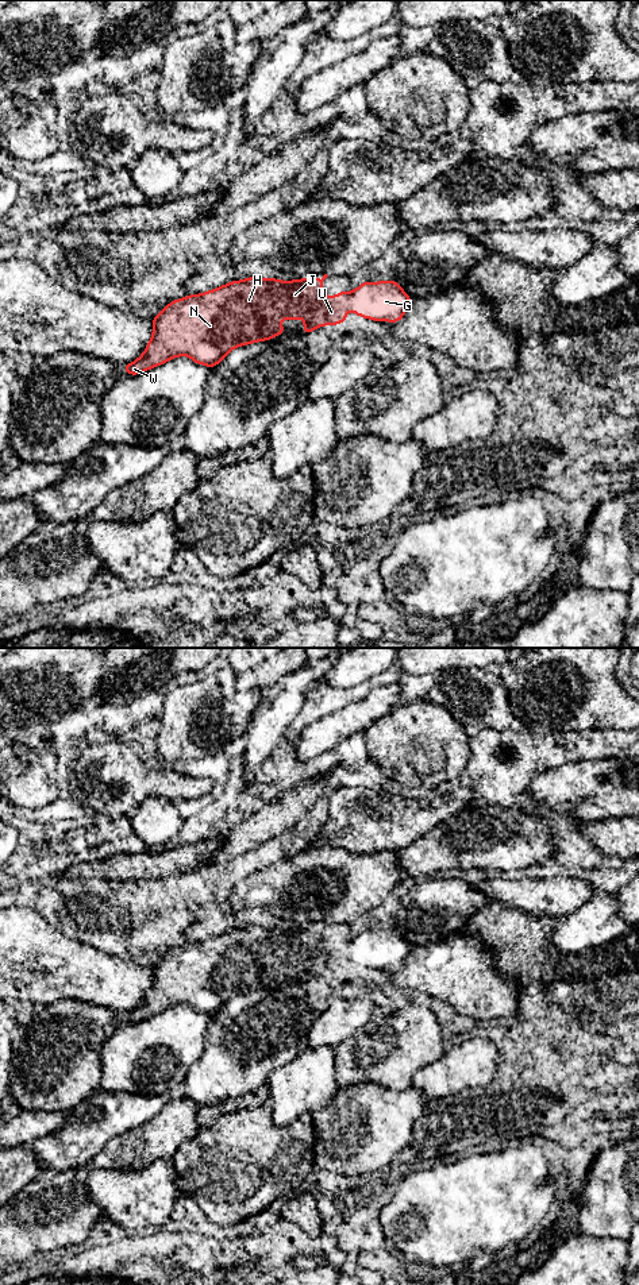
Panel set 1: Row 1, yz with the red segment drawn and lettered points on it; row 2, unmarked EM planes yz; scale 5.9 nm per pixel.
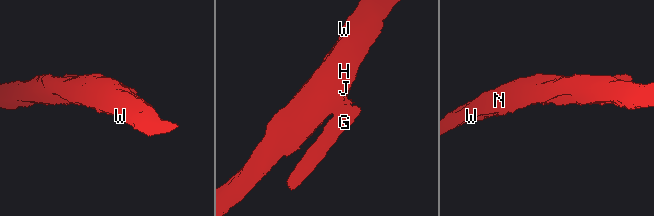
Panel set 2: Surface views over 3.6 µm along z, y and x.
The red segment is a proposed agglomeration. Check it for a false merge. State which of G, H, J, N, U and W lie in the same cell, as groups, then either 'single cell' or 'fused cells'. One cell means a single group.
G / H J N U W | fused cells

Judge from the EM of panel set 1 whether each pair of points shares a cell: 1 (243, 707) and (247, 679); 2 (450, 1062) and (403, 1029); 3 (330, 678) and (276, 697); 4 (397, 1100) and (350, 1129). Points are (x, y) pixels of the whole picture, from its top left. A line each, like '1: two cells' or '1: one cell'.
1: two cells
2: two cells
3: two cells
4: one cell

